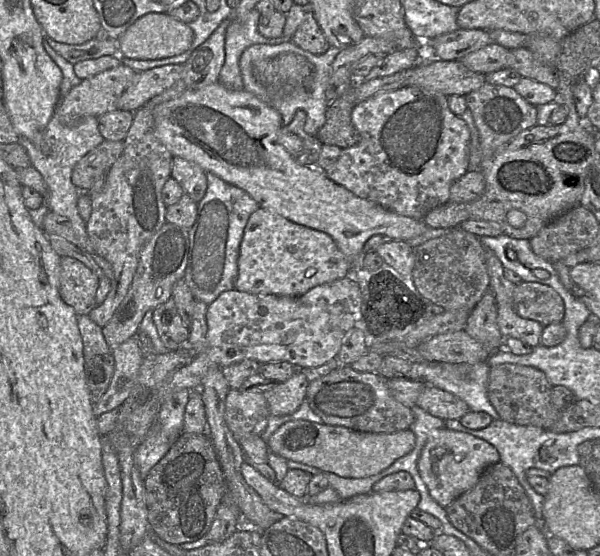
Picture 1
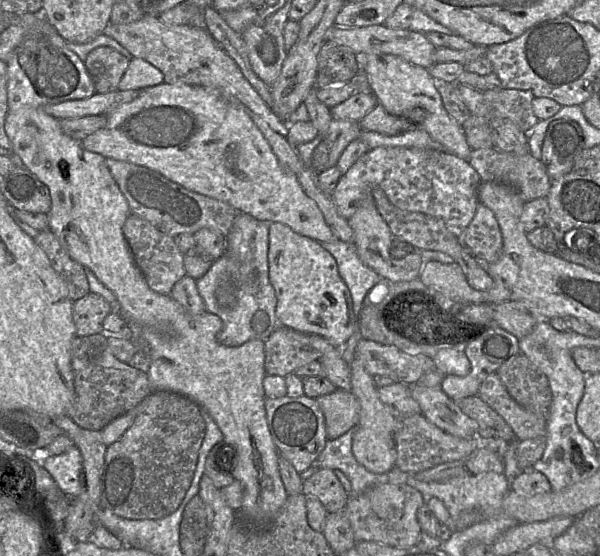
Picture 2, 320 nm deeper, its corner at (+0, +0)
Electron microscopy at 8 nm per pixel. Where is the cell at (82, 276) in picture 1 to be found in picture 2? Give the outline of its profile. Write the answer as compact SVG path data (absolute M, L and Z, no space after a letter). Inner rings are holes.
M93 292L76 300L72 314L76 336L90 336L104 332L103 322L110 312L110 304Z

